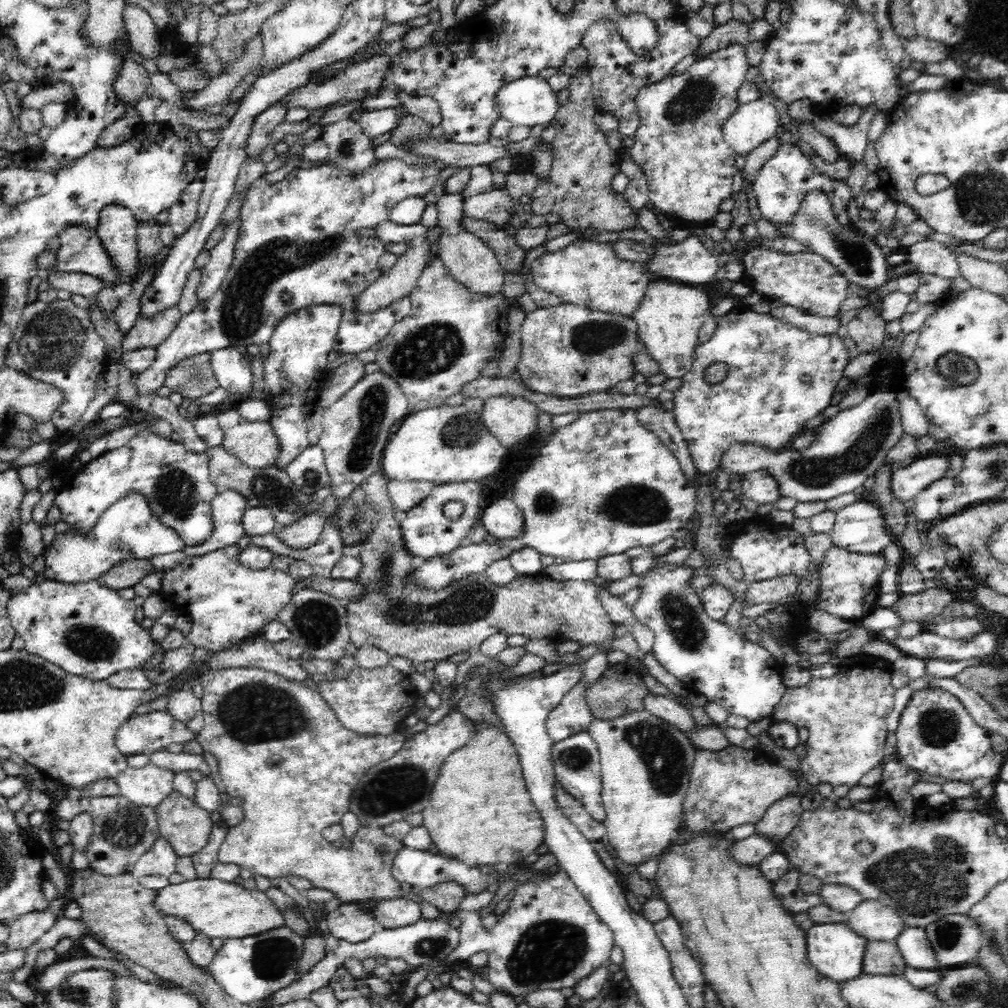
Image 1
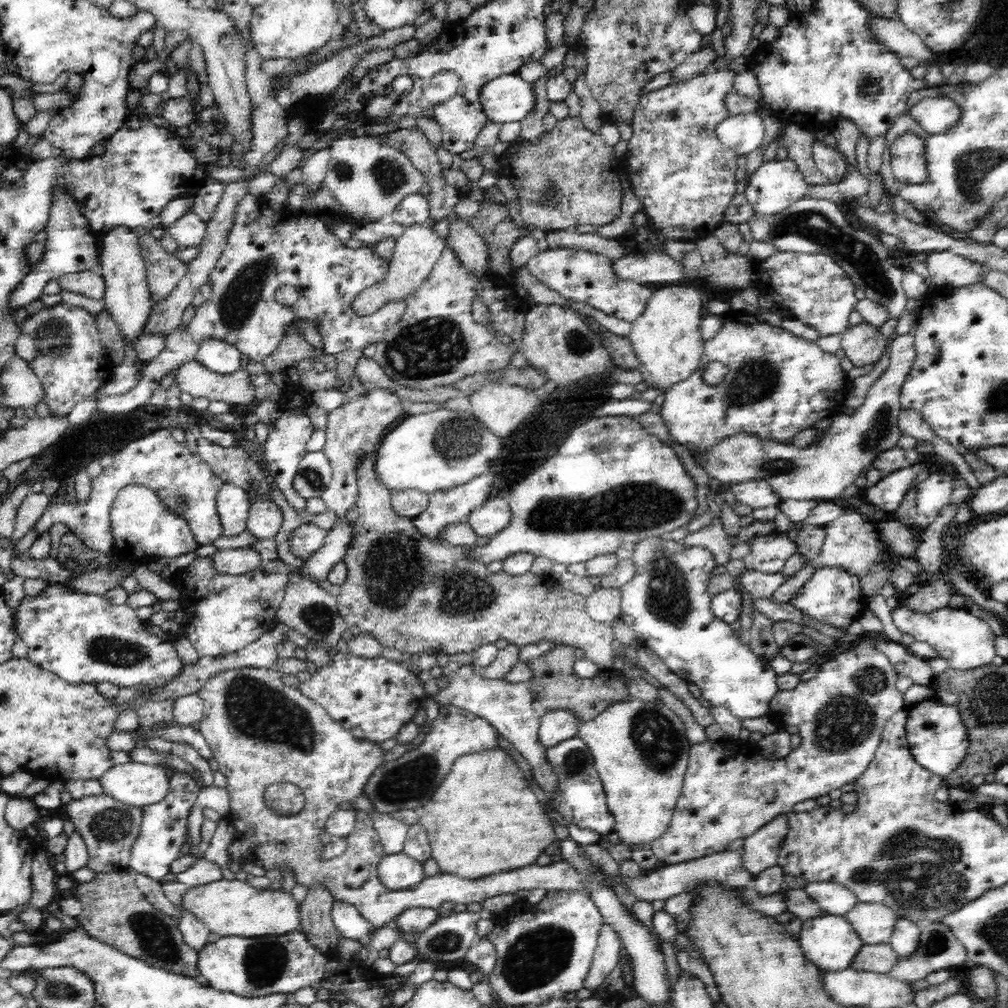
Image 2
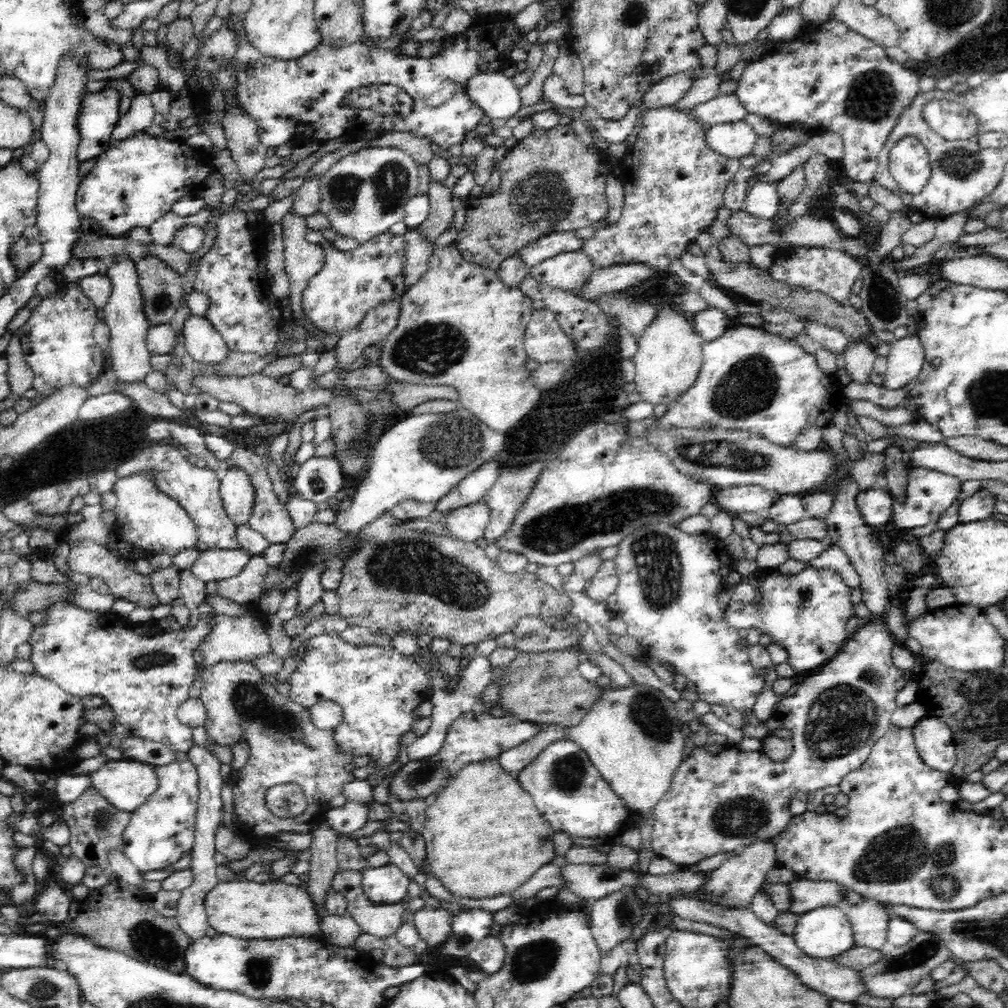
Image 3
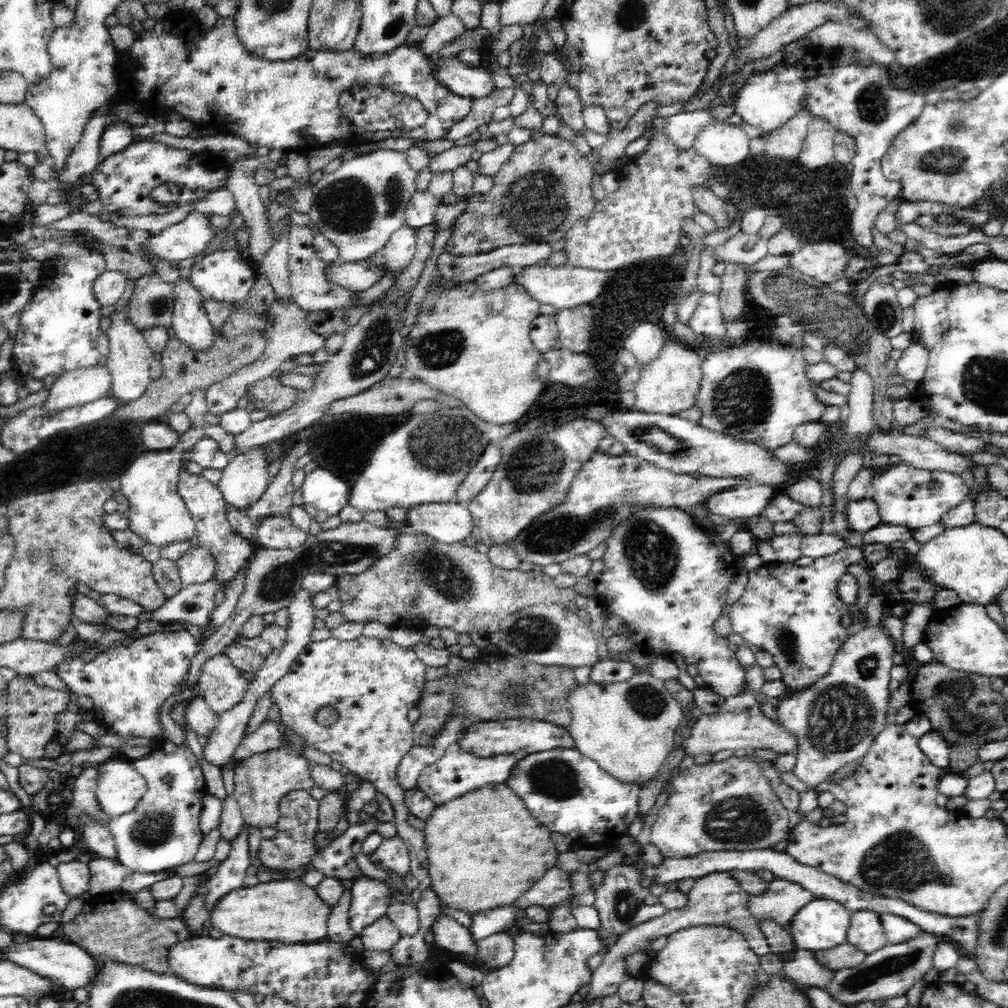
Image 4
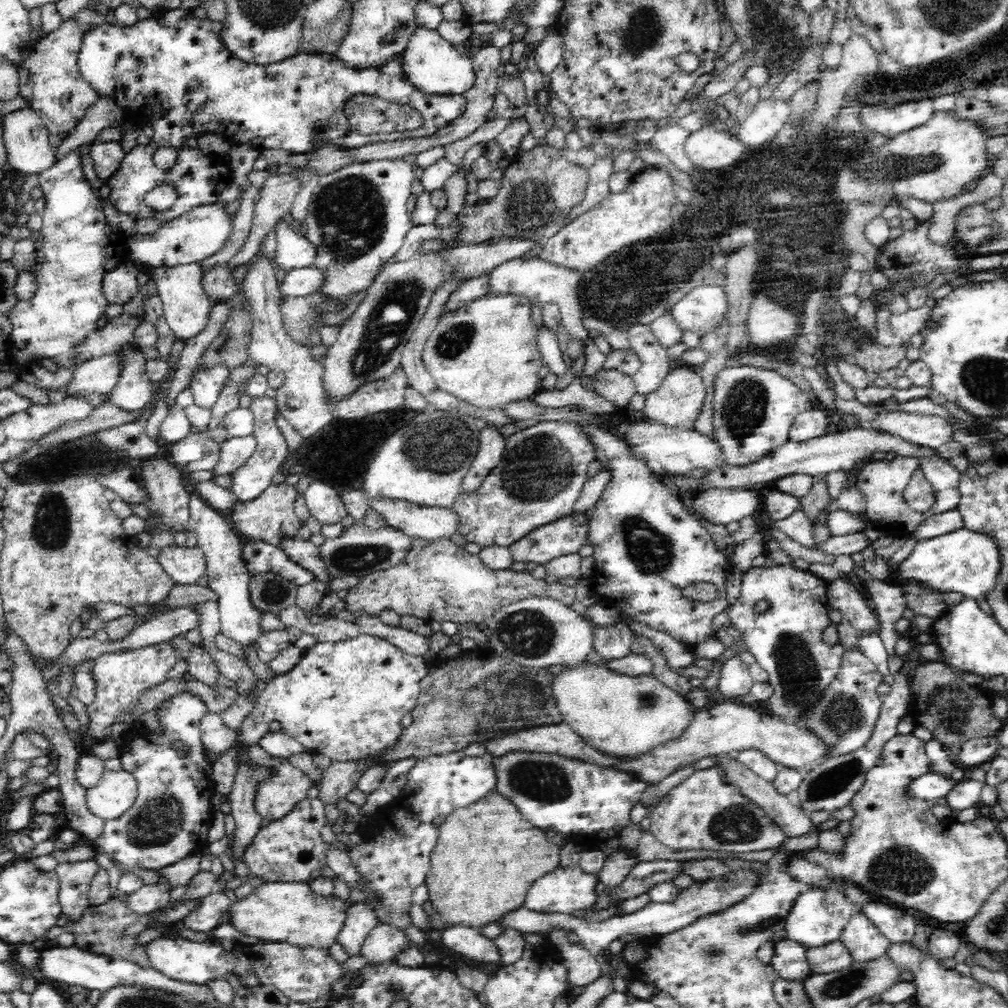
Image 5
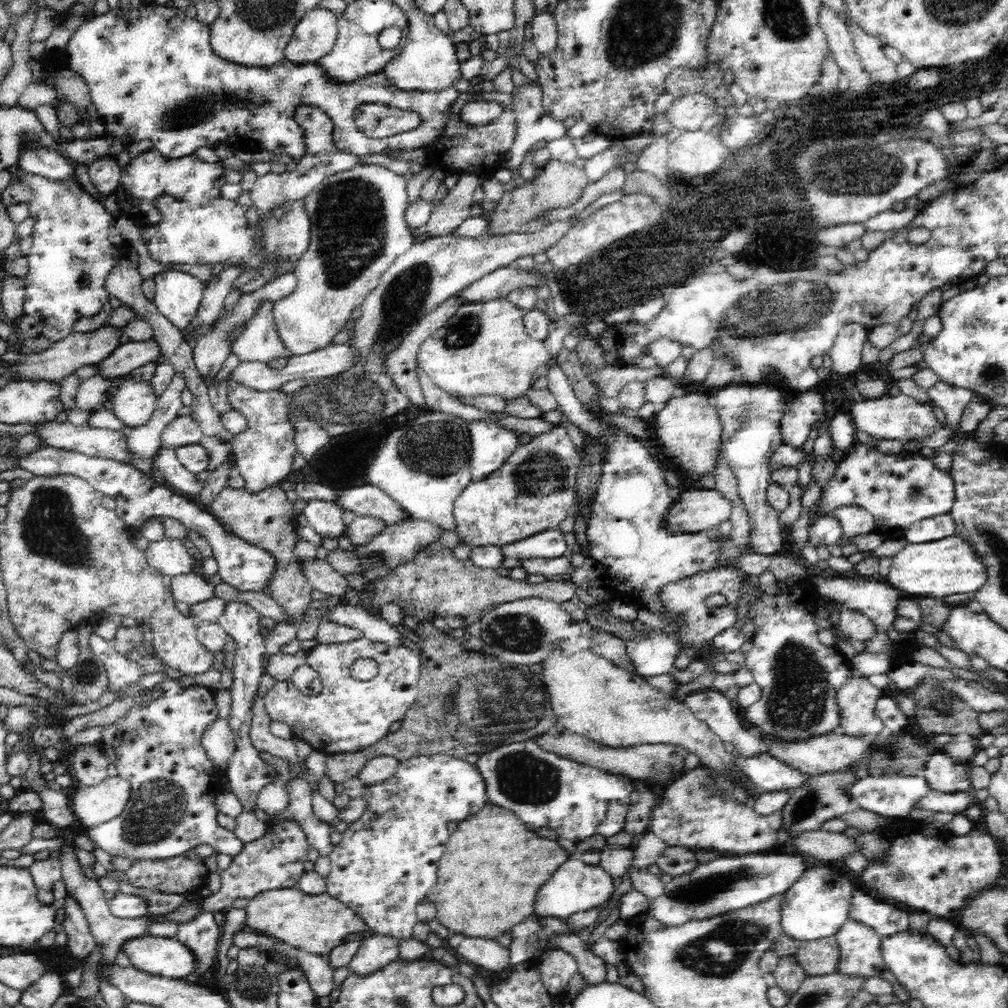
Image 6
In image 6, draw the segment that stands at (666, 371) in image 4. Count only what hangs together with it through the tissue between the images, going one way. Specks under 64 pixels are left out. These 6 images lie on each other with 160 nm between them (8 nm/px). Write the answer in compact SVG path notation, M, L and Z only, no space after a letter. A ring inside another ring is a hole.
M680 381L675 396L656 412L654 434L657 435L656 441L662 440L664 446L670 446L686 468L694 468L696 476L702 476L714 470L716 456L720 452L722 425L711 395L701 389L684 392L682 388L686 385Z

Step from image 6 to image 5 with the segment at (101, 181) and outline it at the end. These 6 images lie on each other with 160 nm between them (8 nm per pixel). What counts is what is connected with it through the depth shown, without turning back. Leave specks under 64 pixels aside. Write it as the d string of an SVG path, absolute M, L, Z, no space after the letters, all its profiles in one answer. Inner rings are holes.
M97 140L90 144L89 155L93 160L93 167L96 171L96 175L102 181L104 185L118 170L120 161L124 158L125 152L122 149L121 141L106 141Z

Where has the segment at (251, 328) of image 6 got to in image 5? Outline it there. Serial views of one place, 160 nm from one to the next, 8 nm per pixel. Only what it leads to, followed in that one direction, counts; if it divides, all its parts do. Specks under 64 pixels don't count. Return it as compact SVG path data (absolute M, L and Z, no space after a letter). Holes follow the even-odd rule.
M258 250L258 254L249 265L250 268L243 281L243 293L252 308L252 330L248 344L249 362L285 372L286 382L272 394L290 426L293 426L302 438L310 438L327 424L335 423L334 412L327 405L325 397L323 363L312 359L311 349L299 345L284 329L280 315L281 294L276 281L276 271L272 267L271 259L264 254L264 250Z

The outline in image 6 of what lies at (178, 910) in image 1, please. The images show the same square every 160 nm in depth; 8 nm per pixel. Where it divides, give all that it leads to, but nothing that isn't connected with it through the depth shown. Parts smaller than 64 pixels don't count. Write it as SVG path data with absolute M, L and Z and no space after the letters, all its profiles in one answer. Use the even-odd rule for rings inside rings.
M297 886L260 892L251 898L243 909L246 911L247 930L260 932L260 935L268 937L275 936L284 943L310 954L329 955L332 949L352 934L361 934L363 940L374 934L354 910L342 905L328 893L309 895Z

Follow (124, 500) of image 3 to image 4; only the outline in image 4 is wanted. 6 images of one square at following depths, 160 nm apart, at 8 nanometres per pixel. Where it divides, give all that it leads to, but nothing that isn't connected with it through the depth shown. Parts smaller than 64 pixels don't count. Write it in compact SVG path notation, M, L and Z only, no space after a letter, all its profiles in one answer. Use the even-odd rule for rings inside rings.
M198 388L191 393L192 400L183 410L190 419L190 428L180 436L174 448L168 450L150 451L136 458L128 470L120 478L120 494L128 499L128 528L134 531L143 542L153 544L158 548L174 544L176 542L193 541L195 537L195 522L185 505L183 498L179 495L177 484L179 474L185 468L185 454L204 435L205 414L208 407L205 403L206 388Z

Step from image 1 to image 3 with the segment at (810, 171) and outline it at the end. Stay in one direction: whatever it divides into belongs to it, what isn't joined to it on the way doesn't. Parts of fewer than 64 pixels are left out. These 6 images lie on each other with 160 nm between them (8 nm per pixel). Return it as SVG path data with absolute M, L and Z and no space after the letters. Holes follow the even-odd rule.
M756 182L747 191L744 211L751 216L773 218L782 212L779 185L774 182Z

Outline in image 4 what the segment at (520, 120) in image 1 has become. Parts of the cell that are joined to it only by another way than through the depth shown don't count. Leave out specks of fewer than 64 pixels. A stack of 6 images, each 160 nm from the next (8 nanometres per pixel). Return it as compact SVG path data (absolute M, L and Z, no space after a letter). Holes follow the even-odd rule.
M437 53L429 56L429 62L432 77L436 77L444 88L465 99L490 96L497 88L492 73L487 71L485 65L472 67L456 57L440 58Z

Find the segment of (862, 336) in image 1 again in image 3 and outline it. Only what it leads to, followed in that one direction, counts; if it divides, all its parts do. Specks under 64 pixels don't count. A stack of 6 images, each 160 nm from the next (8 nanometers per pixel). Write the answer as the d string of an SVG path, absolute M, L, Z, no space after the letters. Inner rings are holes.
M858 339L848 344L843 355L845 369L848 371L851 380L856 381L856 383L869 383L872 365L878 356L876 349L868 341Z

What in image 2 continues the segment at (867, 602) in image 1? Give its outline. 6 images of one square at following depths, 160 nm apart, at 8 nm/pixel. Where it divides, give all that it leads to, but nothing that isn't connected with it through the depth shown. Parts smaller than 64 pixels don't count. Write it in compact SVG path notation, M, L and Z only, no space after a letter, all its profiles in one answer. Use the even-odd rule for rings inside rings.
M823 566L816 569L810 580L794 594L790 604L801 610L803 614L817 618L824 624L847 630L848 626L858 620L864 610L868 609L868 597L860 589L860 577L838 566Z

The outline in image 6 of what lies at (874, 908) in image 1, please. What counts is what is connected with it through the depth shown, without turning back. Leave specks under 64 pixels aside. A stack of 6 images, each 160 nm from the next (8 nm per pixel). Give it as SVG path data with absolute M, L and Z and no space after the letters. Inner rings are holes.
M849 918L840 927L835 938L838 947L840 947L840 962L837 963L836 972L850 977L883 978L892 985L894 995L899 998L900 1004L907 1004L908 999L910 999L909 992L898 982L892 971L888 970L885 965L881 949L883 938L874 929Z

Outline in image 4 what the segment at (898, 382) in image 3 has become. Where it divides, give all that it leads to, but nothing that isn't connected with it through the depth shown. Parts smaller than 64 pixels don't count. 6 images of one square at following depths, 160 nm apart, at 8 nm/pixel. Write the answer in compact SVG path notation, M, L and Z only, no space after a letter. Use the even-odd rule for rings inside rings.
M912 338L910 346L902 351L901 357L895 362L898 376L919 383L924 378L929 363L928 353L926 347Z

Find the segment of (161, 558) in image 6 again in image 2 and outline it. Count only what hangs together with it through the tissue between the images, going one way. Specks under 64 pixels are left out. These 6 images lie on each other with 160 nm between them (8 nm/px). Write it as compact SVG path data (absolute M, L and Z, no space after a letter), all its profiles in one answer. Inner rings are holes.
M252 547L219 550L212 556L212 568L218 574L239 576L258 568L262 560Z

